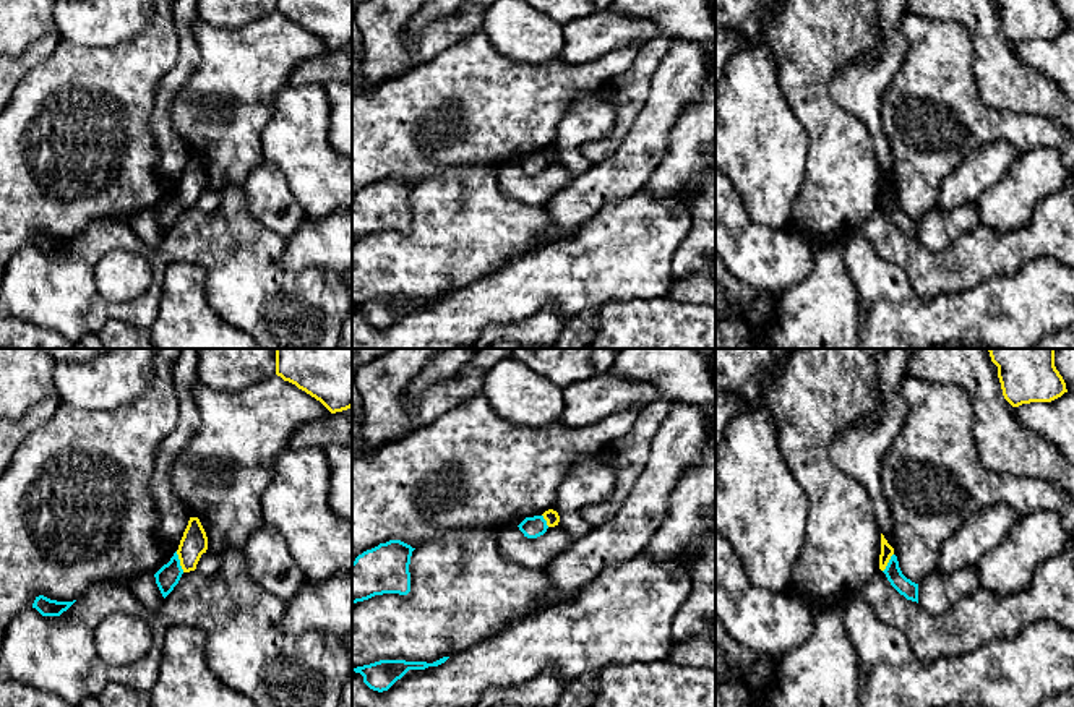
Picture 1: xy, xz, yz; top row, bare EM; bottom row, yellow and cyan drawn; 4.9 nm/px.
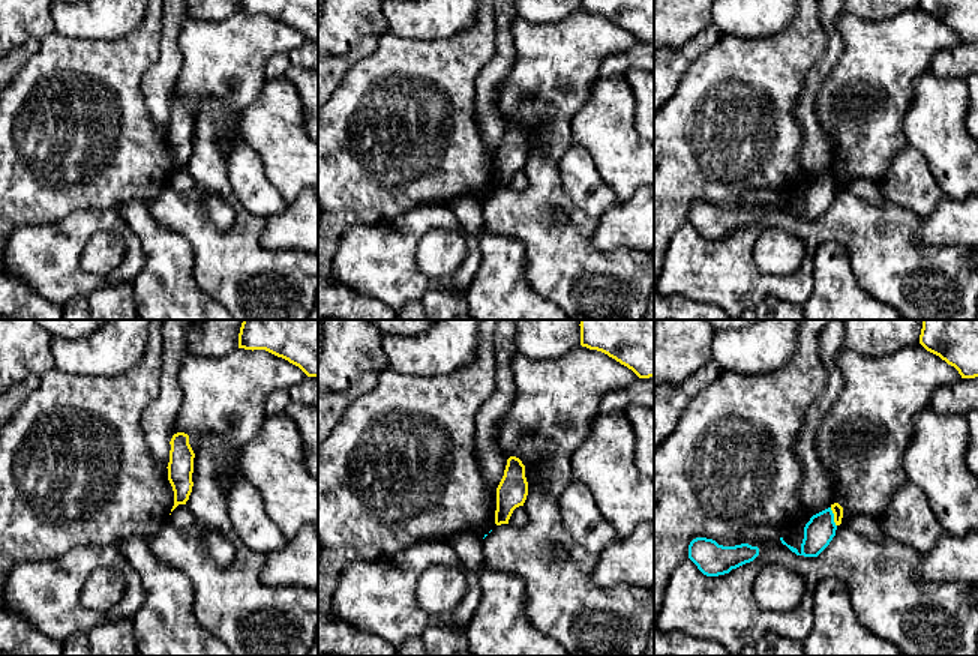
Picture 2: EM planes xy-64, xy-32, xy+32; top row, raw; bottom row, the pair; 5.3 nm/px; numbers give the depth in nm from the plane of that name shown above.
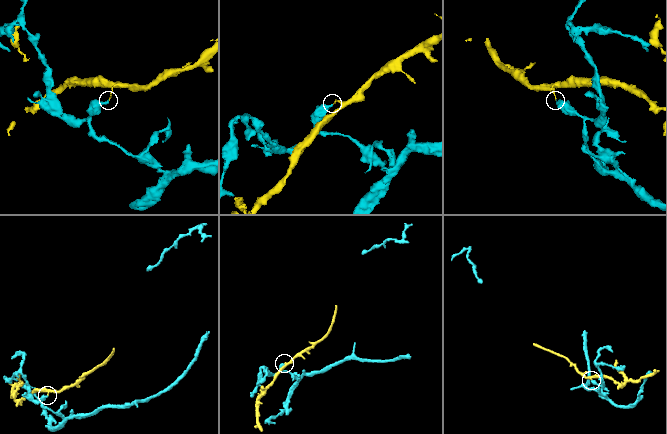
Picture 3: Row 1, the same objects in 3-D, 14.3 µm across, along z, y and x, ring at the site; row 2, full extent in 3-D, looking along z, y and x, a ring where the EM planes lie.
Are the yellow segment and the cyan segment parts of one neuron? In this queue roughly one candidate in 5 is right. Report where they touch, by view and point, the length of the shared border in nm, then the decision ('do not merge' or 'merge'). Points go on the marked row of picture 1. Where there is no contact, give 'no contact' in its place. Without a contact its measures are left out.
xy (180, 561) | 110 nm | do not merge

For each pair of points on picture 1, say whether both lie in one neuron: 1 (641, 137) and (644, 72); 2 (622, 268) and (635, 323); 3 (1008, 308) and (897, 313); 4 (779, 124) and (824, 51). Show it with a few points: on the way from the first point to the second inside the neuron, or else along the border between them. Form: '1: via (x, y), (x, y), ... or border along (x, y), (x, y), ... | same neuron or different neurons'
1: border along (656, 70), (651, 80), (649, 98), (623, 138) | different neurons
2: border along (665, 295), (640, 300), (609, 300), (597, 307) | different neurons
3: via (980, 317), (925, 317) | same neuron
4: border along (776, 72), (786, 102), (810, 140) | different neurons

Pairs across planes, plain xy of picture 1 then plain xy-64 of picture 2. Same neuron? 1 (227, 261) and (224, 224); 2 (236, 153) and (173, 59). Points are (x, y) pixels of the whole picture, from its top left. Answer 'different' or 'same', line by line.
1: different
2: different

